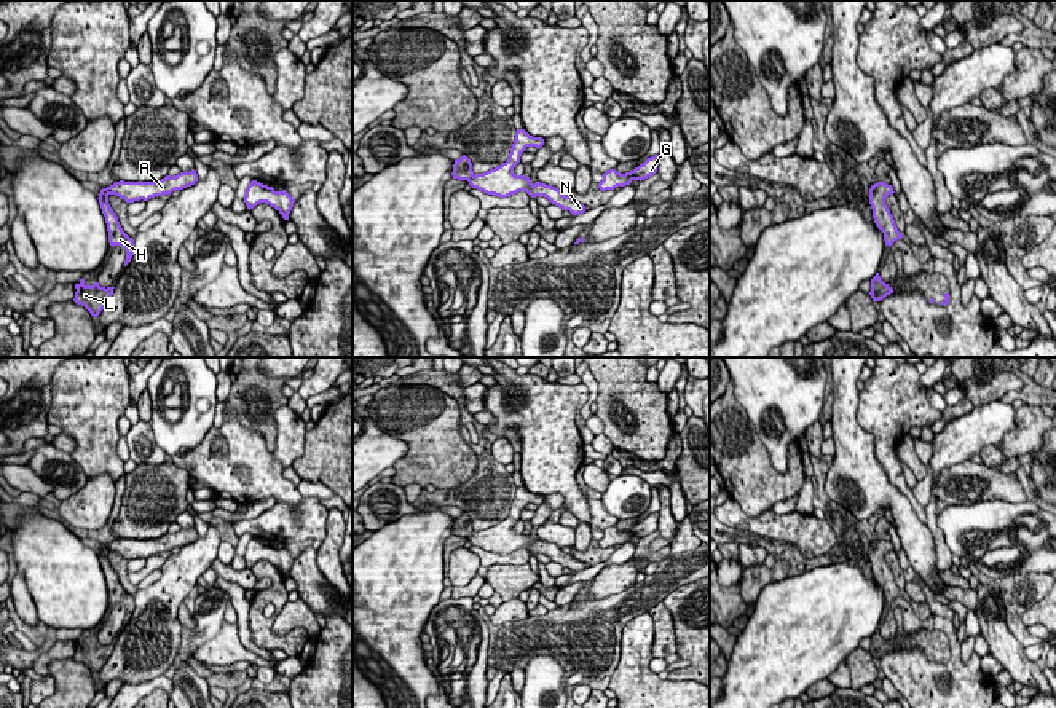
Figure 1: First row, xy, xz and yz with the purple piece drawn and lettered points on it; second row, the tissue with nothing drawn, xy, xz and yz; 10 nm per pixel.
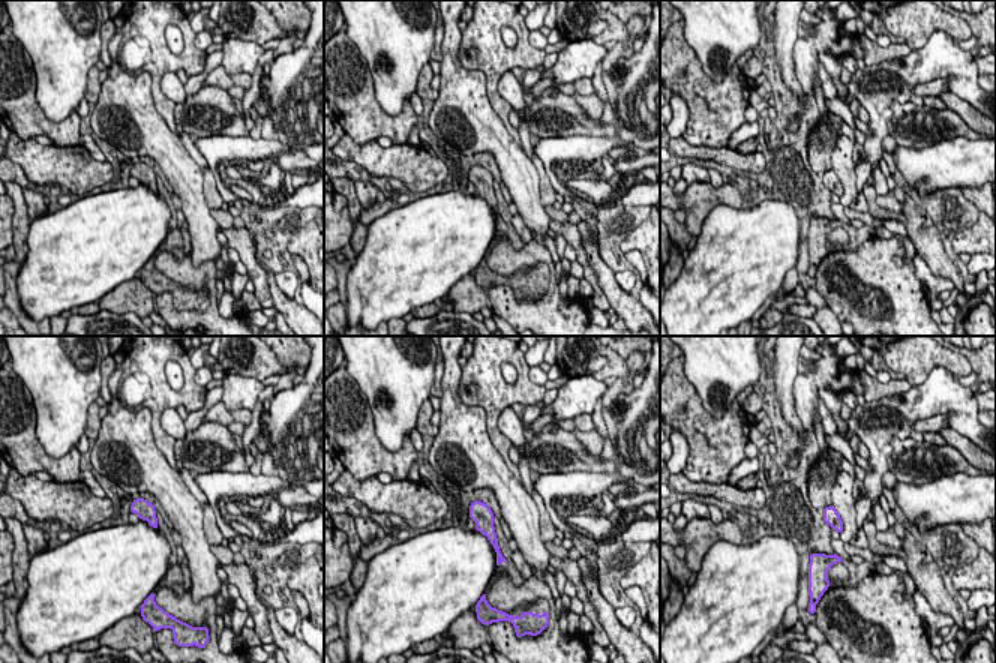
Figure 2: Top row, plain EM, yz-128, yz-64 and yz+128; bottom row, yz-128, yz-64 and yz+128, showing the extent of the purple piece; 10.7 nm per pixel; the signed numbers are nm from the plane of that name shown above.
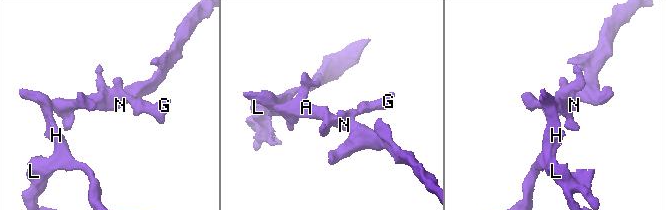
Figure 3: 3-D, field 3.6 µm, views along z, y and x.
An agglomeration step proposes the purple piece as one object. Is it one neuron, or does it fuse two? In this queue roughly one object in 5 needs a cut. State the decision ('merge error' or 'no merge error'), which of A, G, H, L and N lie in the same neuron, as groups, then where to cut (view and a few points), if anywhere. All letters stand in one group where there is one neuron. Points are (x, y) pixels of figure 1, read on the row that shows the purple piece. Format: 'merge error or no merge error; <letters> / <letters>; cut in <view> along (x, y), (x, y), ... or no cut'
no merge error; A G H L N; no cut

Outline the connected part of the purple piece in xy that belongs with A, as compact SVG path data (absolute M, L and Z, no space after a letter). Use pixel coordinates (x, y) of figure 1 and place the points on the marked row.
M195 169L190 172L180 172L174 177L166 175L164 179L158 182L115 182L113 185L102 188L99 193L99 204L102 209L102 214L105 217L107 223L107 231L108 231L108 242L110 246L123 246L126 249L126 260L124 266L131 262L134 255L134 239L129 238L120 222L116 214L112 210L108 204L108 196L115 195L124 199L126 203L134 203L134 201L148 201L150 198L155 196L163 196L163 195L171 195L175 190L183 190L187 187L191 187L198 182L198 174Z

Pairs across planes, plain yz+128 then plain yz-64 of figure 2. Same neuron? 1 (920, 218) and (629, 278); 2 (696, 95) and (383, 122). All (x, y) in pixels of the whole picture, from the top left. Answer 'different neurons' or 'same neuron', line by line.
1: different neurons
2: same neuron

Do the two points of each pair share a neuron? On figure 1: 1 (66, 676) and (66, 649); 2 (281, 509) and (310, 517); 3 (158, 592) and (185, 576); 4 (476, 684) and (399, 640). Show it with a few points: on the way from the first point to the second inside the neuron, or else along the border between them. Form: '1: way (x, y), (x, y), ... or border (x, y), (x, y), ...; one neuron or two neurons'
1: border (72, 656), (53, 660), (48, 675); two neurons
2: way (287, 515), (292, 520), (303, 520); one neuron
3: way (165, 587), (171, 587), (179, 579); one neuron
4: border (431, 668), (437, 691); two neurons

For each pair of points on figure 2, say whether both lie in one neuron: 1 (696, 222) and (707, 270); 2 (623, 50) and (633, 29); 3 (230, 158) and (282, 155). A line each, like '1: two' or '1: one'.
1: two
2: one
3: one

